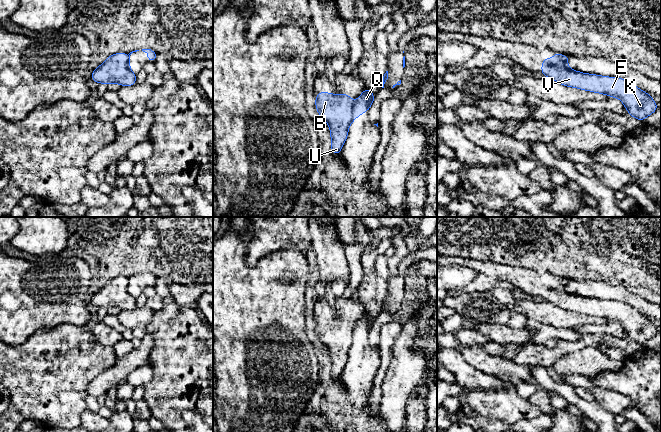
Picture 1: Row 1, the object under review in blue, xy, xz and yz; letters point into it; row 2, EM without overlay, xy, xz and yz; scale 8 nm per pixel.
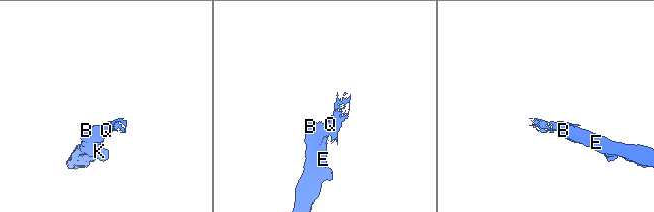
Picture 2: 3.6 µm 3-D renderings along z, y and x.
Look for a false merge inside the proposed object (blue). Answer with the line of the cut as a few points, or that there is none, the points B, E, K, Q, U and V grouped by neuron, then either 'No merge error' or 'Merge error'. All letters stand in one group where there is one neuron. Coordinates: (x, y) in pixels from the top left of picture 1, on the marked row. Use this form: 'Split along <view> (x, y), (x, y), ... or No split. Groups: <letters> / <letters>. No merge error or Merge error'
Split along xz (353, 109), (351, 115). Groups: B E K U V / Q. Merge error

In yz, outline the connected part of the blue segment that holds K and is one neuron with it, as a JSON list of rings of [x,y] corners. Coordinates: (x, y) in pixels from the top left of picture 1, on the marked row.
[[[556,51],[553,59],[545,57],[541,65],[542,75],[566,87],[574,87],[619,98],[627,112],[640,121],[643,121],[657,110],[658,105],[651,98],[651,95],[642,91],[630,81],[619,77],[586,74],[569,69],[564,65],[568,57]]]

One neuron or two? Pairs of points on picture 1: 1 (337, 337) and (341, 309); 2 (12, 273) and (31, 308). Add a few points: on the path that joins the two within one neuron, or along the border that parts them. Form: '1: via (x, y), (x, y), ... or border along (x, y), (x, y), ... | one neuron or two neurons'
1: via (337, 330), (337, 323), (341, 316) | one neuron
2: via (14, 282), (23, 295), (23, 299) | one neuron

